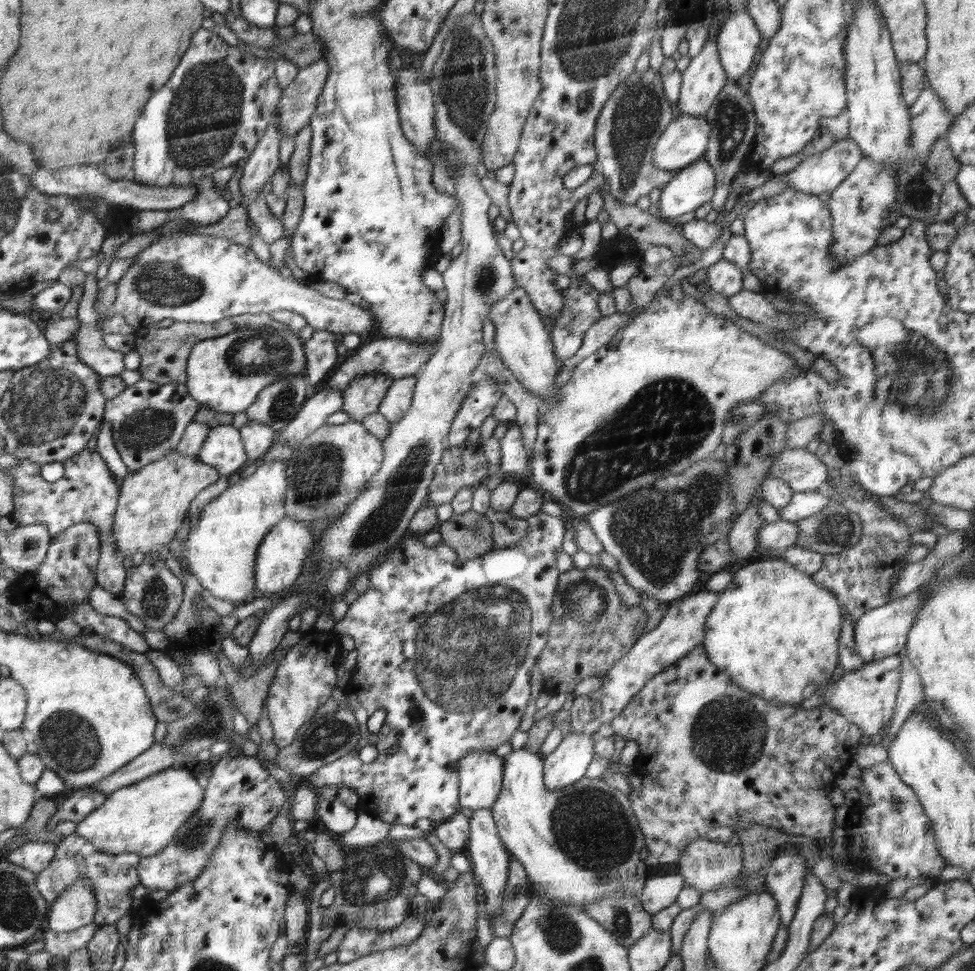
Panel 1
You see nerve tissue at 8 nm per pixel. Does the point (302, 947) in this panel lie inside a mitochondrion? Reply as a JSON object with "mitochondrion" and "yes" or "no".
{"mitochondrion":"no"}

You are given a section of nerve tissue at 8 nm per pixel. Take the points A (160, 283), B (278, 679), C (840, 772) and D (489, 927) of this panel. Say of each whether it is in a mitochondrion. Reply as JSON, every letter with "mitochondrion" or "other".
{"A":"mitochondrion","B":"other","C":"other","D":"other"}

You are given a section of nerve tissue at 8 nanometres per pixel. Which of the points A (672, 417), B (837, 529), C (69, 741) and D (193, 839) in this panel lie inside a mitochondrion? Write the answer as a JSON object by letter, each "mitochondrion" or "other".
{"A":"mitochondrion","B":"mitochondrion","C":"mitochondrion","D":"mitochondrion"}

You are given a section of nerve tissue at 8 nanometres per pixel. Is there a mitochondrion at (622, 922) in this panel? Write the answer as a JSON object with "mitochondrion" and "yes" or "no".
{"mitochondrion":"yes"}

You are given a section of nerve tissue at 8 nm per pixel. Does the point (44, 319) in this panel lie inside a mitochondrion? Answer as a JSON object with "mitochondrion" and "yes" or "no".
{"mitochondrion":"no"}

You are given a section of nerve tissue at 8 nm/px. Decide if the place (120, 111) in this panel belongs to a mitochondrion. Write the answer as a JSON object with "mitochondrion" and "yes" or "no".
{"mitochondrion":"no"}

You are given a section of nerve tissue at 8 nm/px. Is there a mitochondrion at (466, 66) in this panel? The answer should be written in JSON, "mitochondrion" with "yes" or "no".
{"mitochondrion":"yes"}

